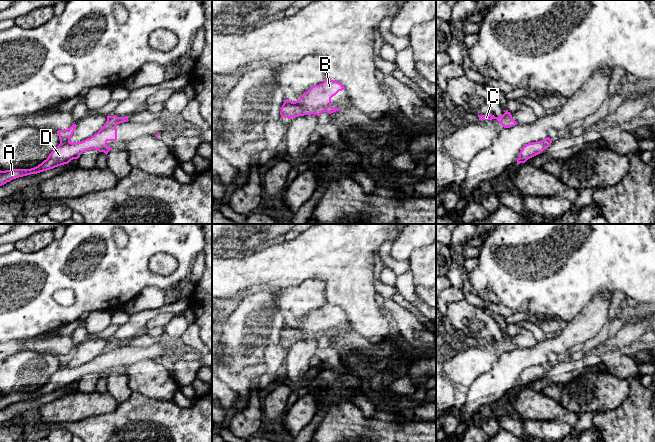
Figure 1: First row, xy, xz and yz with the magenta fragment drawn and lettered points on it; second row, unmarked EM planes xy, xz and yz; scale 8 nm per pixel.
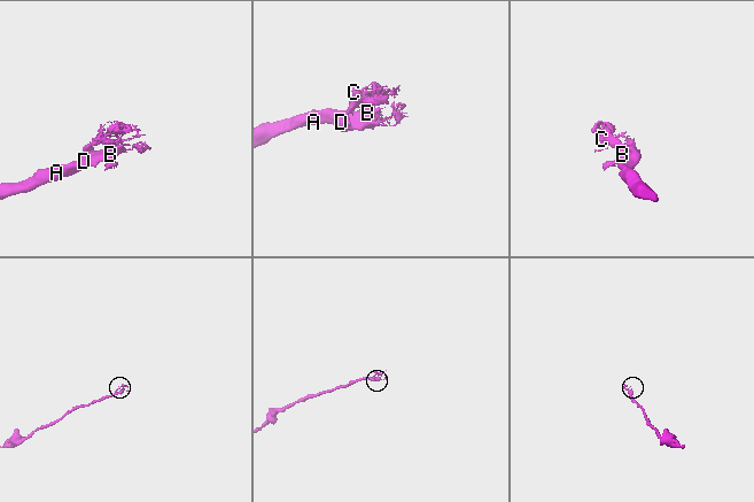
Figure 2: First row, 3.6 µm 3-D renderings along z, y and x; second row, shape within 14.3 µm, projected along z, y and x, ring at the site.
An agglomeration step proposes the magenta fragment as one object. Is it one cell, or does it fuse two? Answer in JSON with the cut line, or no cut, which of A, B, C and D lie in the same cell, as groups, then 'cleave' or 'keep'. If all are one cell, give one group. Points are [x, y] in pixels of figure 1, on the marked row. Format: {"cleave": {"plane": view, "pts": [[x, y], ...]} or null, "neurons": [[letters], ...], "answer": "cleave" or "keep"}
{"cleave": null, "neurons": [["A", "B", "C", "D"]], "answer": "keep"}

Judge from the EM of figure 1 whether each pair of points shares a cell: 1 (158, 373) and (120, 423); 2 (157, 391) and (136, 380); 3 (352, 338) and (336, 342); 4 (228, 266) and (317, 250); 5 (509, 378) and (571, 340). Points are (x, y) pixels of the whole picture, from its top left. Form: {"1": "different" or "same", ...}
{"1": "different", "2": "same", "3": "same", "4": "same", "5": "same"}

